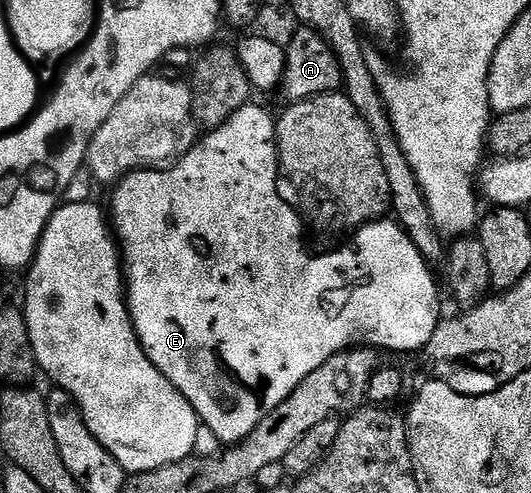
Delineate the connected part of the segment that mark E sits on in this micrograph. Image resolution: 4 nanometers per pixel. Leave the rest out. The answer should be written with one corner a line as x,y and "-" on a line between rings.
248,102
245,106
241,106
241,110
237,110
228,118
219,128
212,128
206,133
207,136
191,145
186,152
182,153
166,170
140,170
138,172
129,172
118,184
114,185
111,196
111,212
109,208
109,216
113,221
113,232
117,237
118,243
121,245
121,256
125,261
125,291
127,294
127,309
131,312
131,321
135,324
135,333
139,335
141,346
145,350
145,354
149,358
149,362
153,362
153,366
157,366
157,370
161,370
161,374
165,374
165,378
169,378
169,382
173,382
173,386
178,392
187,399
193,406
193,410
201,421
202,427
213,430
213,434
217,434
217,438
227,446
234,446
243,440
252,430
258,426
269,413
277,406
281,406
281,402
285,402
285,398
289,398
289,394
293,394
293,390
297,390
297,386
301,386
301,382
305,382
305,378
309,378
309,374
313,374
313,370
317,370
317,366
321,366
325,362
329,362
329,358
333,358
339,352
348,351
352,346
366,346
376,350
384,350
388,348
391,352
415,352
426,349
429,338
433,338
433,330
439,325
441,313
439,313
439,288
435,285
435,280
431,277
432,265
417,250
417,246
413,246
413,242
409,238
409,234
405,234
405,230
399,227
394,219
384,218
382,220
374,220
372,224
366,224
354,233
352,244
347,244
344,248
339,248
336,252
327,252
324,256
310,256
307,248
303,245
303,232
305,233
305,225
300,220
299,215
284,202
279,193
279,156
275,153
275,122
276,117
270,116
263,108
258,108
255,102

